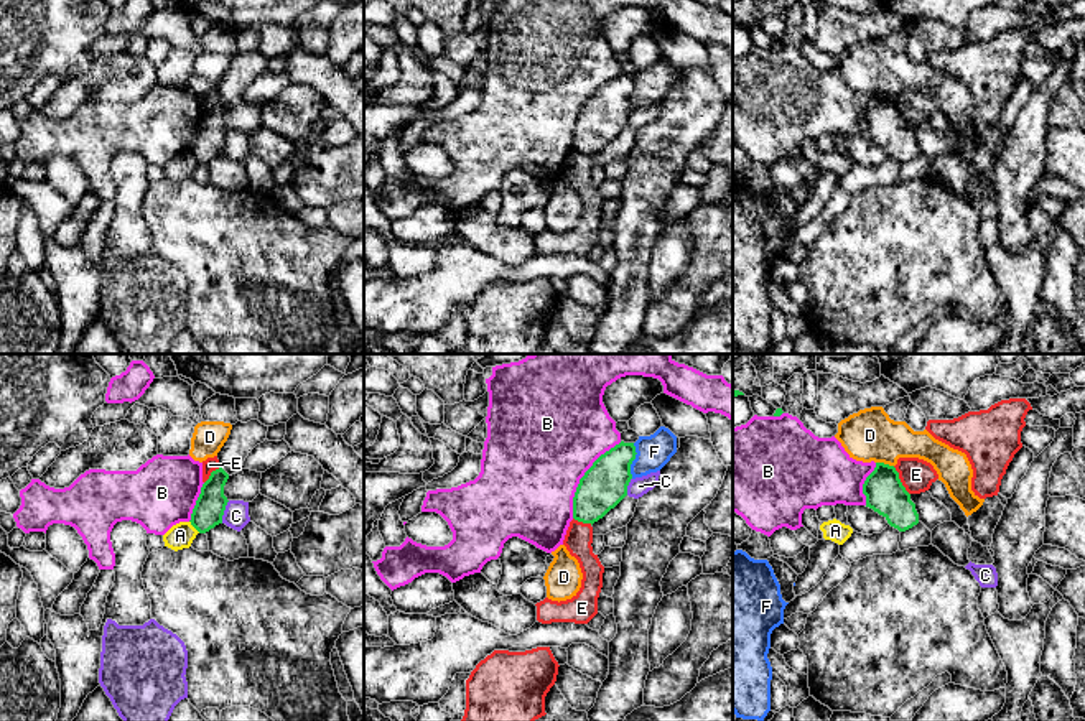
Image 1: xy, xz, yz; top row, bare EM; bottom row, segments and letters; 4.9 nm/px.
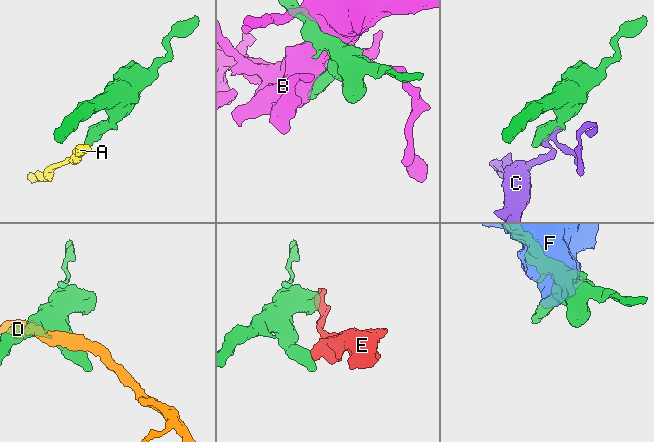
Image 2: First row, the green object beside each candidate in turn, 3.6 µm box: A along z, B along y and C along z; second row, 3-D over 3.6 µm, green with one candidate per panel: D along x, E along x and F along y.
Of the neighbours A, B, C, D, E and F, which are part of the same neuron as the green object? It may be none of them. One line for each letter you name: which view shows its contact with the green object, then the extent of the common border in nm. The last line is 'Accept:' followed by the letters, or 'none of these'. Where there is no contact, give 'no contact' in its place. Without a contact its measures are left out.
Accept: none of these

